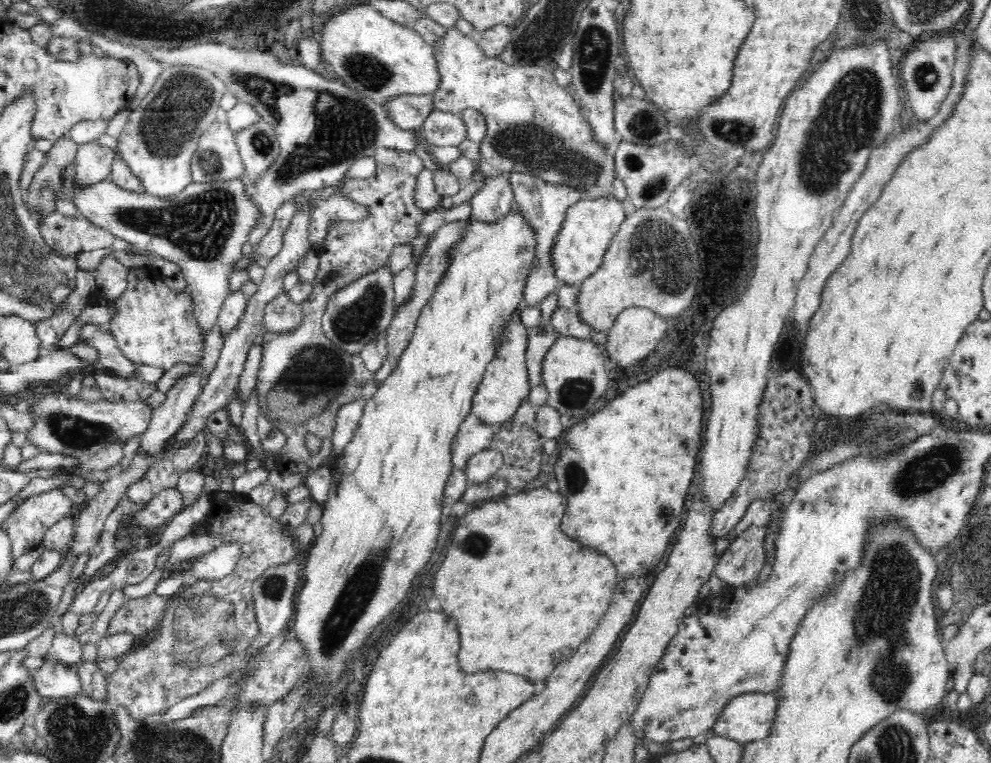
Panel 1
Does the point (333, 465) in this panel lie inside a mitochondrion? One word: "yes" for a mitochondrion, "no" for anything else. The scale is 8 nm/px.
no

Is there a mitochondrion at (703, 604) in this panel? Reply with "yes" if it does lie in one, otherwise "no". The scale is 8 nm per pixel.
no

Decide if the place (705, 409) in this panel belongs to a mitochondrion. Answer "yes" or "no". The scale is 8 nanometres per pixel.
no

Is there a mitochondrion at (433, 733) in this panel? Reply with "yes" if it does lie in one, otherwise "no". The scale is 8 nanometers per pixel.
no

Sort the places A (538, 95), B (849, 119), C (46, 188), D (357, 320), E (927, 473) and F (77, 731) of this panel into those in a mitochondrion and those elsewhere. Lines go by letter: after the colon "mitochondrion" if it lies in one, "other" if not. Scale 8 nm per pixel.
A: other
B: mitochondrion
C: mitochondrion
D: mitochondrion
E: mitochondrion
F: mitochondrion

